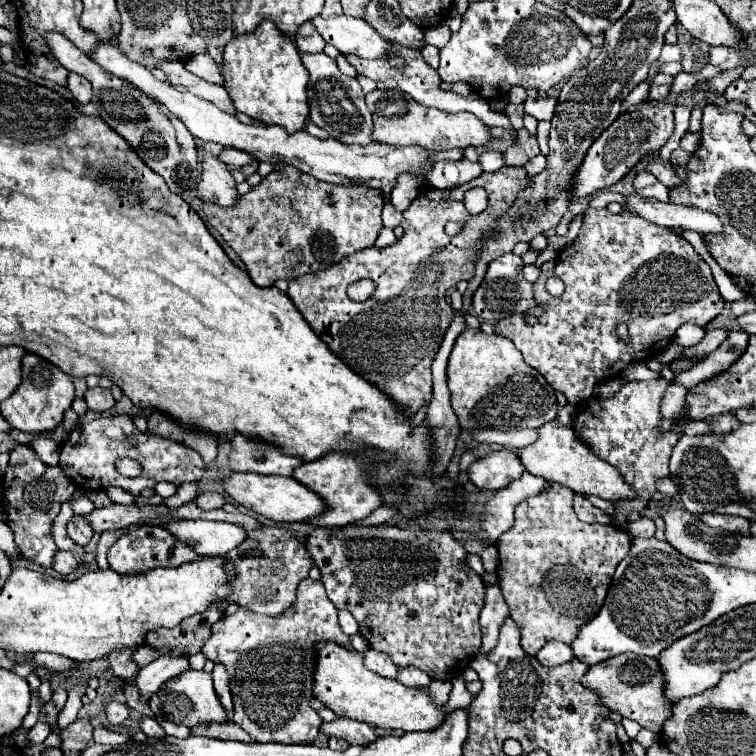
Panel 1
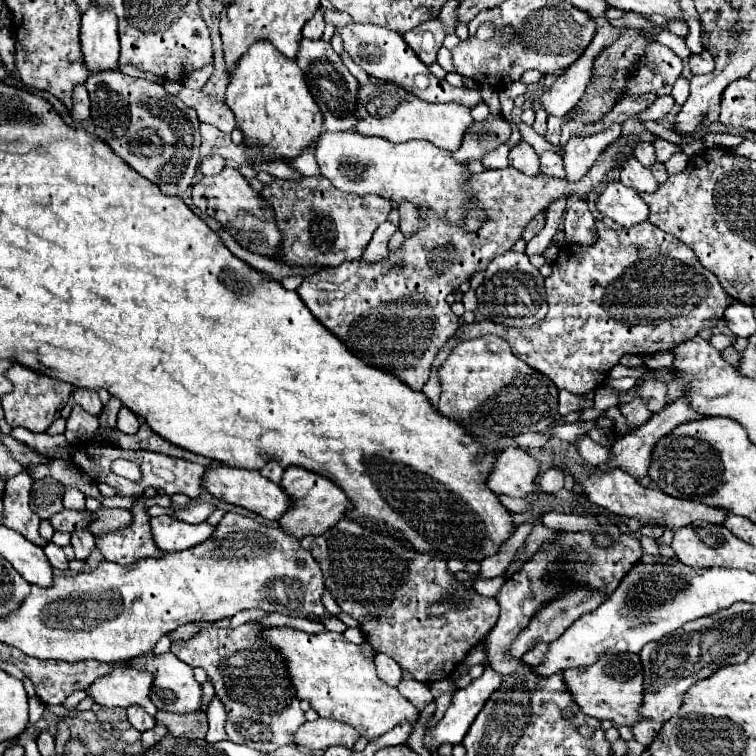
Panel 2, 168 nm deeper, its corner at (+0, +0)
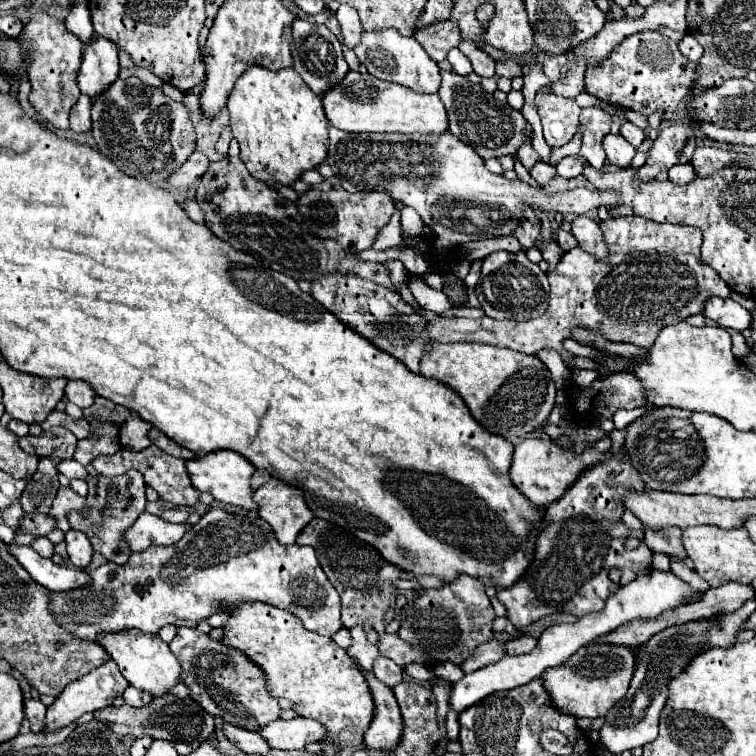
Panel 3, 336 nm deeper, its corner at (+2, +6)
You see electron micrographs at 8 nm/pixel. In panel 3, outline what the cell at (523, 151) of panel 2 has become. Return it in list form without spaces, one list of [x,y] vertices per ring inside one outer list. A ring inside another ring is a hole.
[[[537,162],[533,168],[531,168],[531,176],[533,180],[539,184],[539,186],[547,186],[555,176],[557,176],[557,170],[545,162]]]

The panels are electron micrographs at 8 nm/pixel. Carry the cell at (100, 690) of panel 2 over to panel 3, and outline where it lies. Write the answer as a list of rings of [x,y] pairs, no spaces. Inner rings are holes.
[[[107,660],[105,664],[101,664],[99,668],[95,668],[93,672],[89,672],[87,676],[81,676],[79,680],[71,682],[59,696],[57,700],[47,708],[47,718],[45,718],[45,728],[43,732],[57,732],[65,726],[69,726],[71,722],[75,722],[77,718],[81,718],[87,712],[111,706],[113,700],[117,696],[123,694],[123,690],[129,686],[129,682],[121,676],[117,664],[113,660]]]

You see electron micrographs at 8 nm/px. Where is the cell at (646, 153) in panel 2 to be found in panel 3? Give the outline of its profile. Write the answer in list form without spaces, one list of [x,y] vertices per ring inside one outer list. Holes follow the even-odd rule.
[[[625,122],[625,124],[621,126],[619,134],[621,134],[627,142],[631,142],[635,148],[639,148],[641,142],[643,142],[643,130],[637,128],[637,126],[633,126],[631,122]]]

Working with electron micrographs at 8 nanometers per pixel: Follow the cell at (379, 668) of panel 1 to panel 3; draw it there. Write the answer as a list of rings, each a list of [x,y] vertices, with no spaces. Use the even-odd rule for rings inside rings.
[[[377,658],[375,662],[373,662],[373,674],[381,680],[381,682],[385,682],[387,686],[397,686],[401,680],[403,680],[403,670],[393,662],[393,660],[389,660],[389,658]]]

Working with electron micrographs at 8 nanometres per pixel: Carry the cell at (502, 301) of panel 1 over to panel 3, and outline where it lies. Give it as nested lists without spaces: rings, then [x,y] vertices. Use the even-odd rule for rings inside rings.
[[[523,250],[515,254],[493,252],[483,260],[483,270],[475,286],[475,294],[489,318],[533,320],[541,316],[549,304],[549,282],[547,282],[547,274],[537,264],[529,262]]]

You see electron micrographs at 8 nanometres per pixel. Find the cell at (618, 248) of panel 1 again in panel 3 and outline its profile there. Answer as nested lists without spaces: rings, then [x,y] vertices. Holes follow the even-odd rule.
[[[627,216],[601,222],[601,230],[609,246],[609,256],[605,260],[595,260],[577,246],[563,254],[555,272],[547,272],[551,300],[543,316],[527,322],[493,320],[489,316],[479,320],[437,318],[427,322],[427,336],[433,342],[483,342],[523,354],[537,354],[543,348],[553,348],[563,356],[565,364],[571,366],[573,354],[563,348],[563,340],[571,338],[575,326],[601,332],[611,342],[649,348],[663,328],[667,314],[685,320],[703,312],[707,298],[727,298],[731,294],[719,274],[701,260],[701,234],[697,236],[697,228]]]

